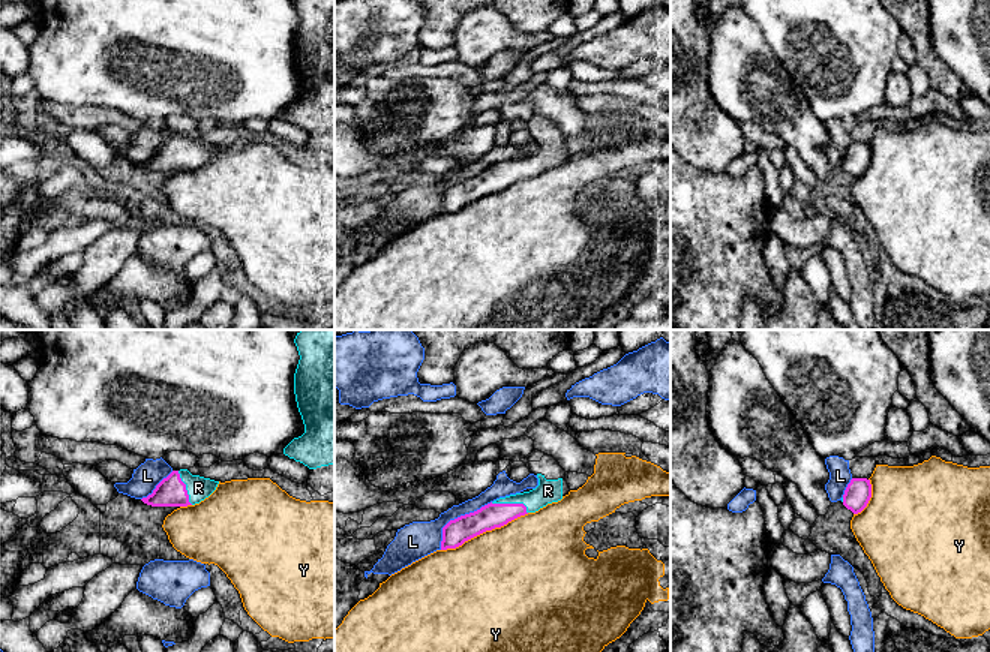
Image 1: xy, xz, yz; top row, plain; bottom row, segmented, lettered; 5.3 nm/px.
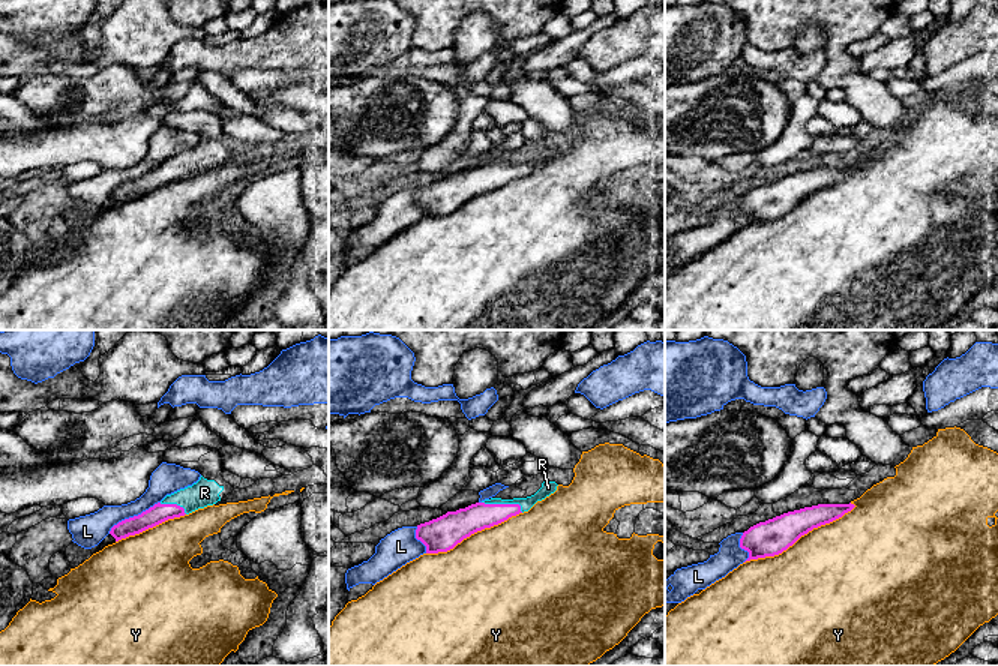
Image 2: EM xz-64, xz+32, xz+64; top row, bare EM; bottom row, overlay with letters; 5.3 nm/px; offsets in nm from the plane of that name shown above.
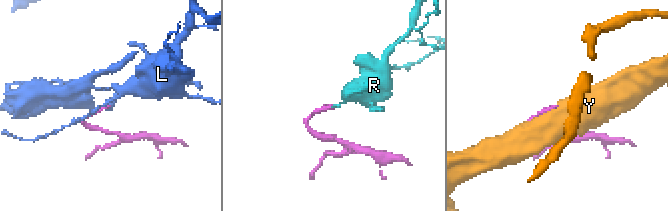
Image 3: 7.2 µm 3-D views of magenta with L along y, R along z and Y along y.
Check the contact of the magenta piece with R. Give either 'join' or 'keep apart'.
join

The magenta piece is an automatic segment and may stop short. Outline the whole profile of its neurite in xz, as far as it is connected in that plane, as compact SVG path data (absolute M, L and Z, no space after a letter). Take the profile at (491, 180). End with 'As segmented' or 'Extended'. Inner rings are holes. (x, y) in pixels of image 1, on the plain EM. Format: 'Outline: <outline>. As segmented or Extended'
Outline: M537 138L537 142L538 150L530 156L500 162L474 177L450 184L442 192L441 214L456 213L486 195L562 163L562 142L546 144L542 138Z. Extended

